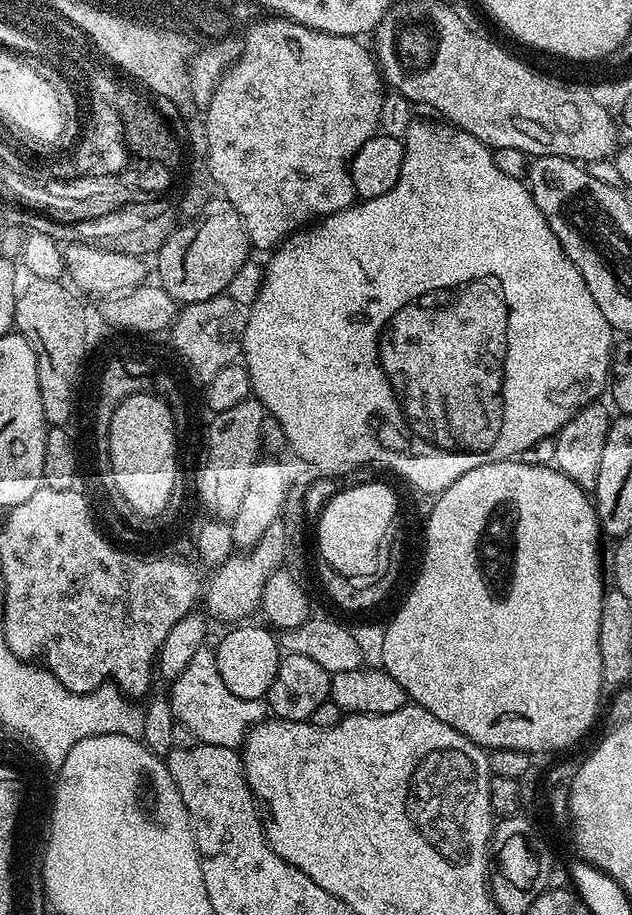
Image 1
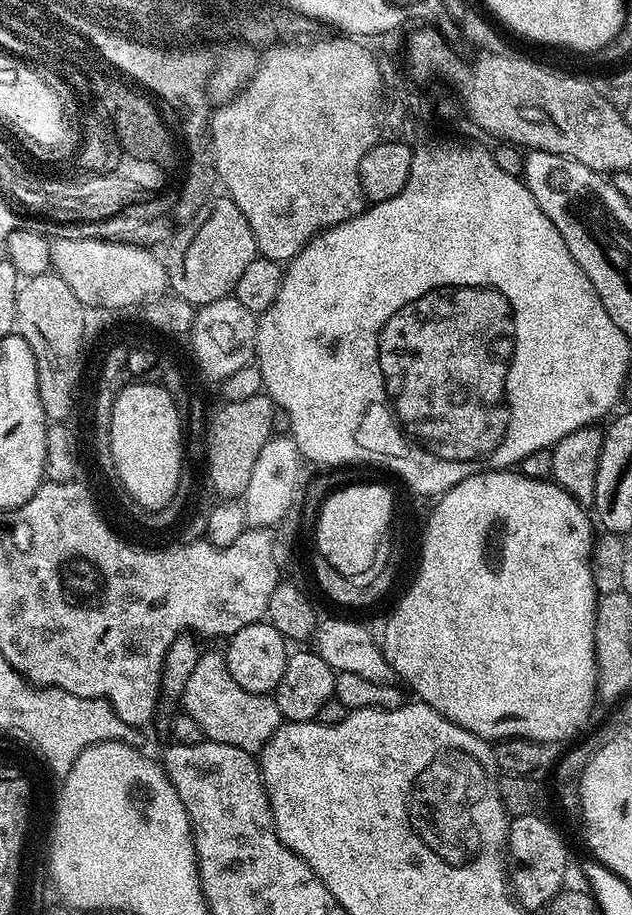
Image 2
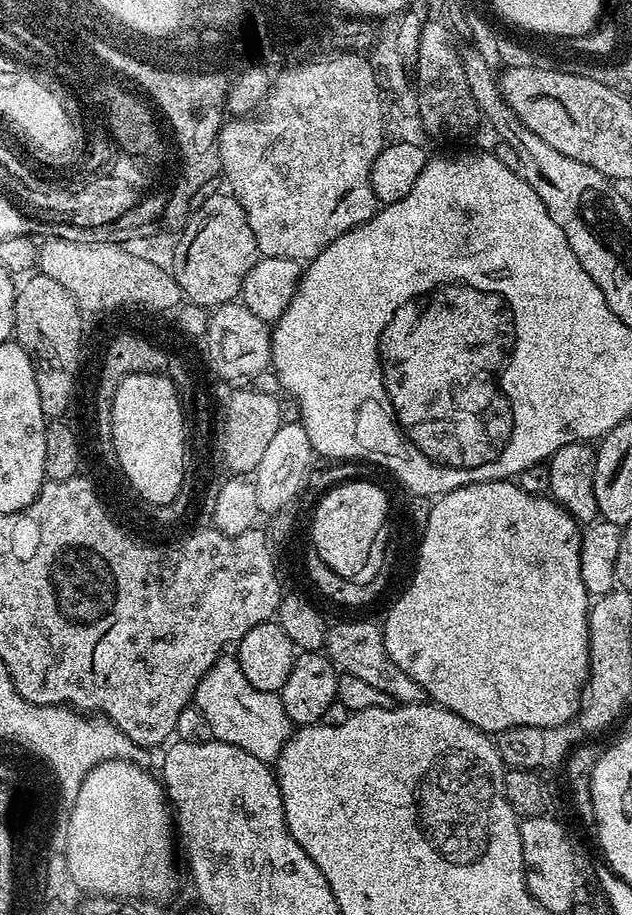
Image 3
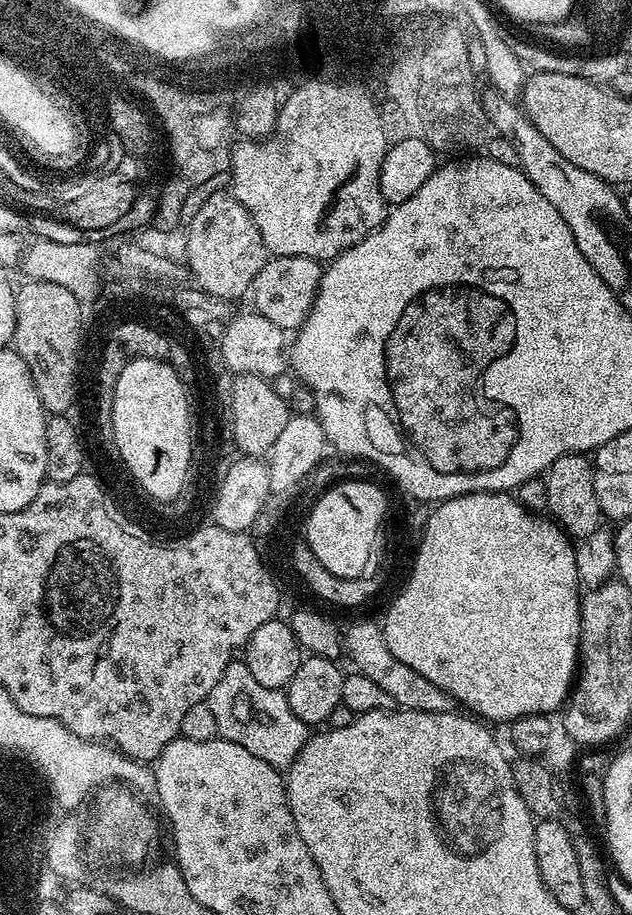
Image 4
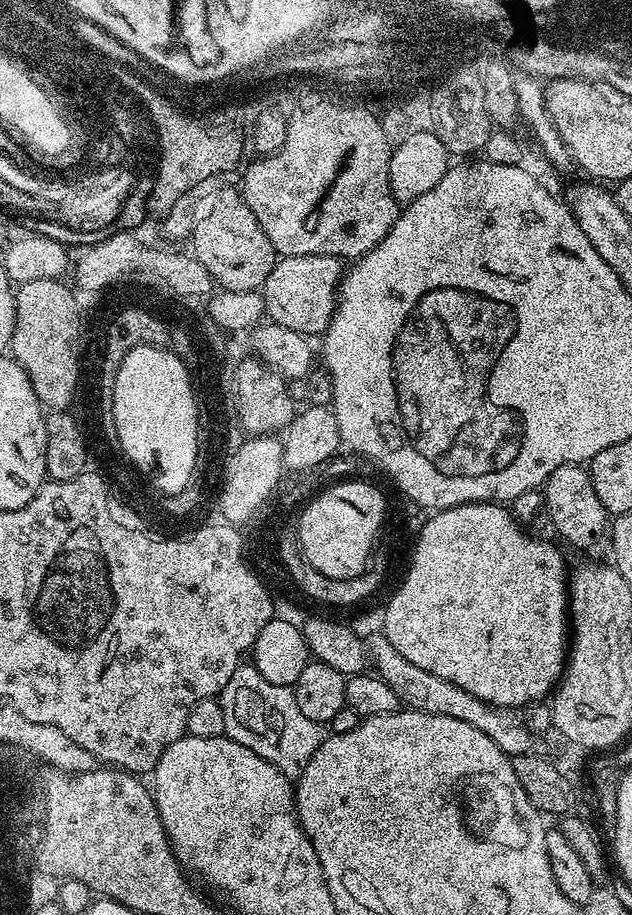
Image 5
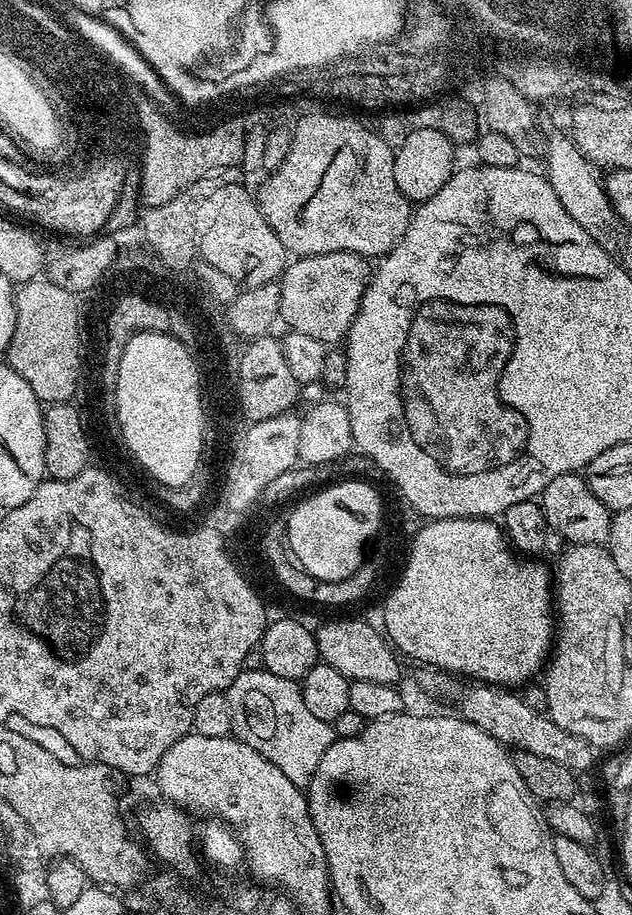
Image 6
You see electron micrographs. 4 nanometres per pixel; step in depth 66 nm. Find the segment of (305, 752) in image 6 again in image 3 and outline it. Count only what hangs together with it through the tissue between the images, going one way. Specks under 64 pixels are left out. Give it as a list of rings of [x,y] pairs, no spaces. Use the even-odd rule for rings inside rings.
[[[221,654],[210,666],[210,670],[198,682],[194,707],[210,724],[215,739],[238,746],[246,754],[265,762],[275,762],[284,748],[285,742],[294,731],[292,720],[286,714],[279,695],[266,690],[258,690],[246,682],[235,655]]]

